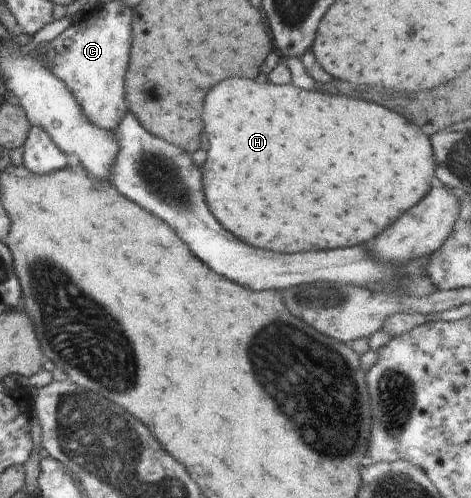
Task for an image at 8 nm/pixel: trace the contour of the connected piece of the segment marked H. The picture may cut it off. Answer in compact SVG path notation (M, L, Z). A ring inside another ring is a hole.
M226 79L222 83L218 83L216 87L210 89L210 93L204 99L204 135L210 141L210 149L212 149L212 163L214 165L204 165L202 167L202 191L205 201L210 207L210 213L218 219L218 223L222 223L224 229L228 229L234 237L242 239L248 245L254 247L264 247L264 249L272 249L272 251L282 251L282 253L294 253L294 251L310 251L310 247L314 249L340 249L340 247L352 247L358 243L368 243L372 237L376 237L378 233L382 233L390 223L394 223L402 213L406 213L412 205L416 205L433 189L436 183L436 159L433 149L430 147L430 139L420 131L418 125L406 121L400 113L390 111L386 107L374 105L374 103L366 103L366 101L358 101L358 99L350 99L350 97L342 97L342 95L326 95L326 93L318 93L318 91L304 91L298 89L294 85L272 85L272 83L256 83L256 81L246 81L246 79ZM228 145L234 145L234 163L232 163L232 155L228 159ZM360 185L364 189L370 189L370 193L366 193L366 199L362 195L358 195Z

